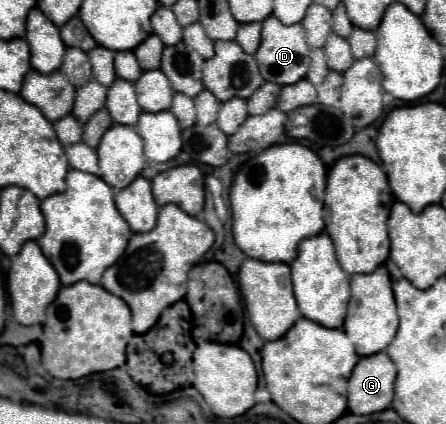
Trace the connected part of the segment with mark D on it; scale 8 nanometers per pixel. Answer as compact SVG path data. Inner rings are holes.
M269 16L263 22L261 46L255 54L255 58L257 58L263 80L267 80L267 82L275 82L279 86L285 86L285 84L293 84L293 82L305 78L305 74L309 70L309 46L305 42L303 26L301 24L285 26L275 16Z

